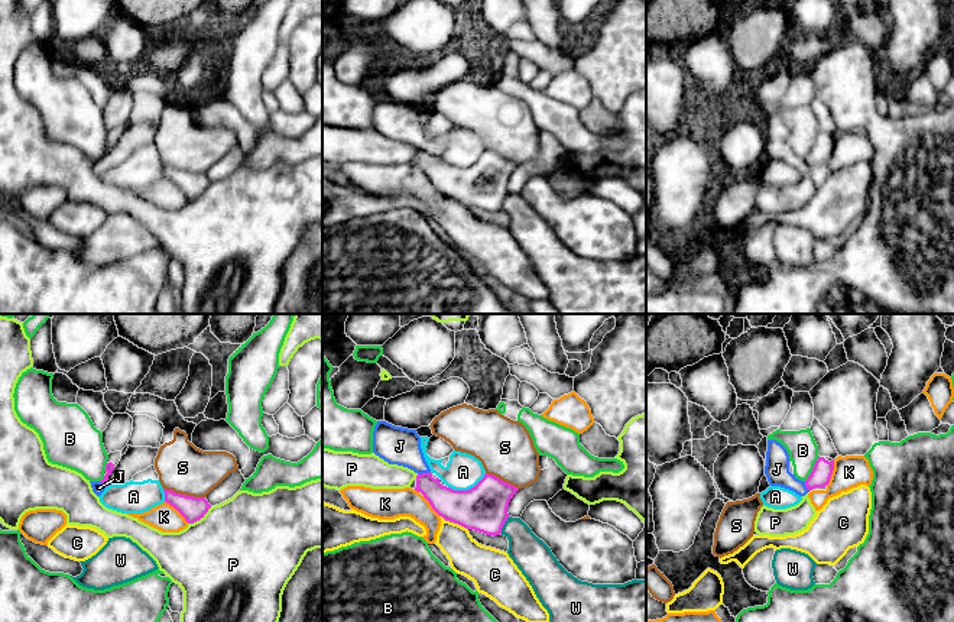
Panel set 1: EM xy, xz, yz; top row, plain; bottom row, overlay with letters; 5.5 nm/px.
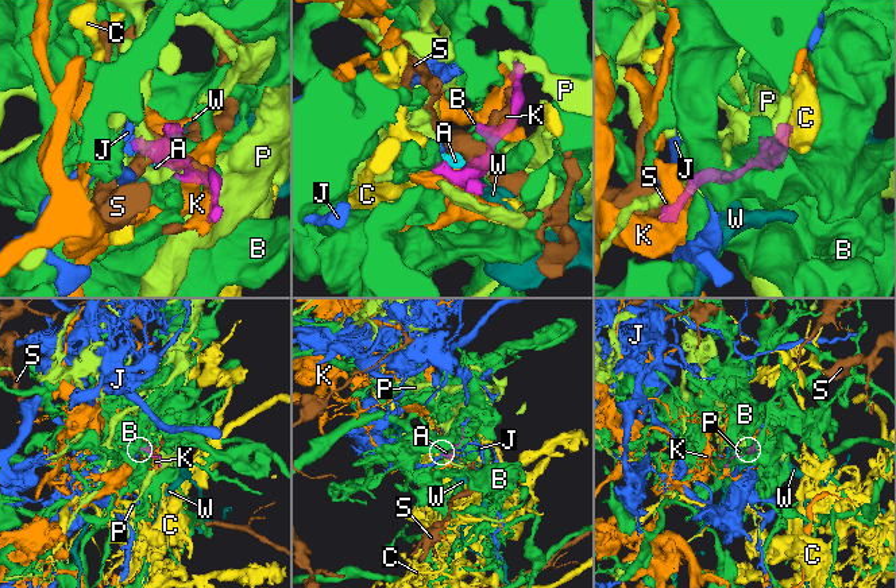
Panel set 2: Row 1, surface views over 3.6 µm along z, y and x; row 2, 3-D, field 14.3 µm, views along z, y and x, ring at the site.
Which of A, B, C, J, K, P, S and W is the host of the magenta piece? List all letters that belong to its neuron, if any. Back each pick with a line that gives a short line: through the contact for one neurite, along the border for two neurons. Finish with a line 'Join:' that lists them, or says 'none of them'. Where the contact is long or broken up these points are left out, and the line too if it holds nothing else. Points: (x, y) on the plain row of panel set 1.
Join: none of them

